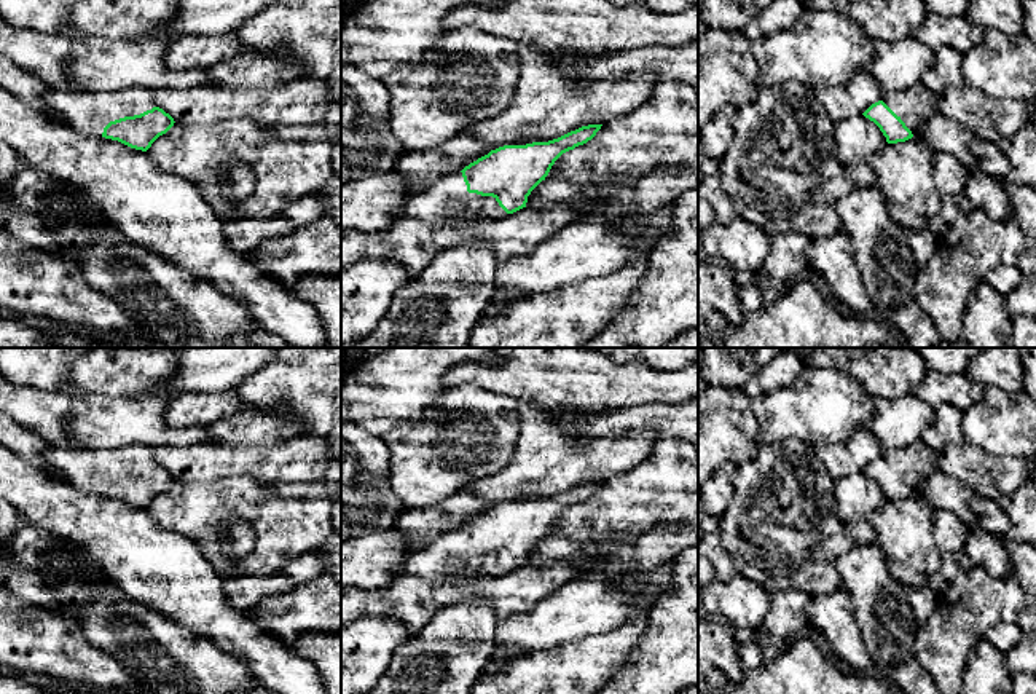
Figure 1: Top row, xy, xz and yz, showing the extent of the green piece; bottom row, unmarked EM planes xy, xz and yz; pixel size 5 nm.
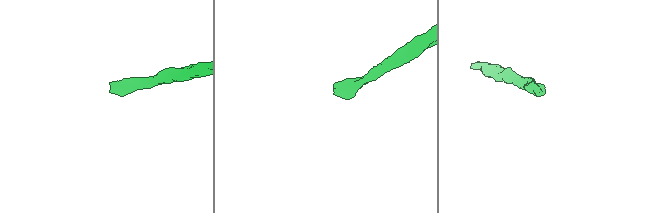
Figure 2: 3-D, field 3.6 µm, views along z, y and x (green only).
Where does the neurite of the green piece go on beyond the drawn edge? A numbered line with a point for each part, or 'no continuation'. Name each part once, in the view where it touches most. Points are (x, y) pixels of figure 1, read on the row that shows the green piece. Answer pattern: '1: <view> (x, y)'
1: xz (445, 203)

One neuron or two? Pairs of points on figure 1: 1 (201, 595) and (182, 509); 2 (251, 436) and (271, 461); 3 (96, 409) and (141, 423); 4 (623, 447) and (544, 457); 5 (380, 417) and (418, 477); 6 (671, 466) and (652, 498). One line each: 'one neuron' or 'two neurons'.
1: two neurons
2: two neurons
3: one neuron
4: one neuron
5: two neurons
6: one neuron

